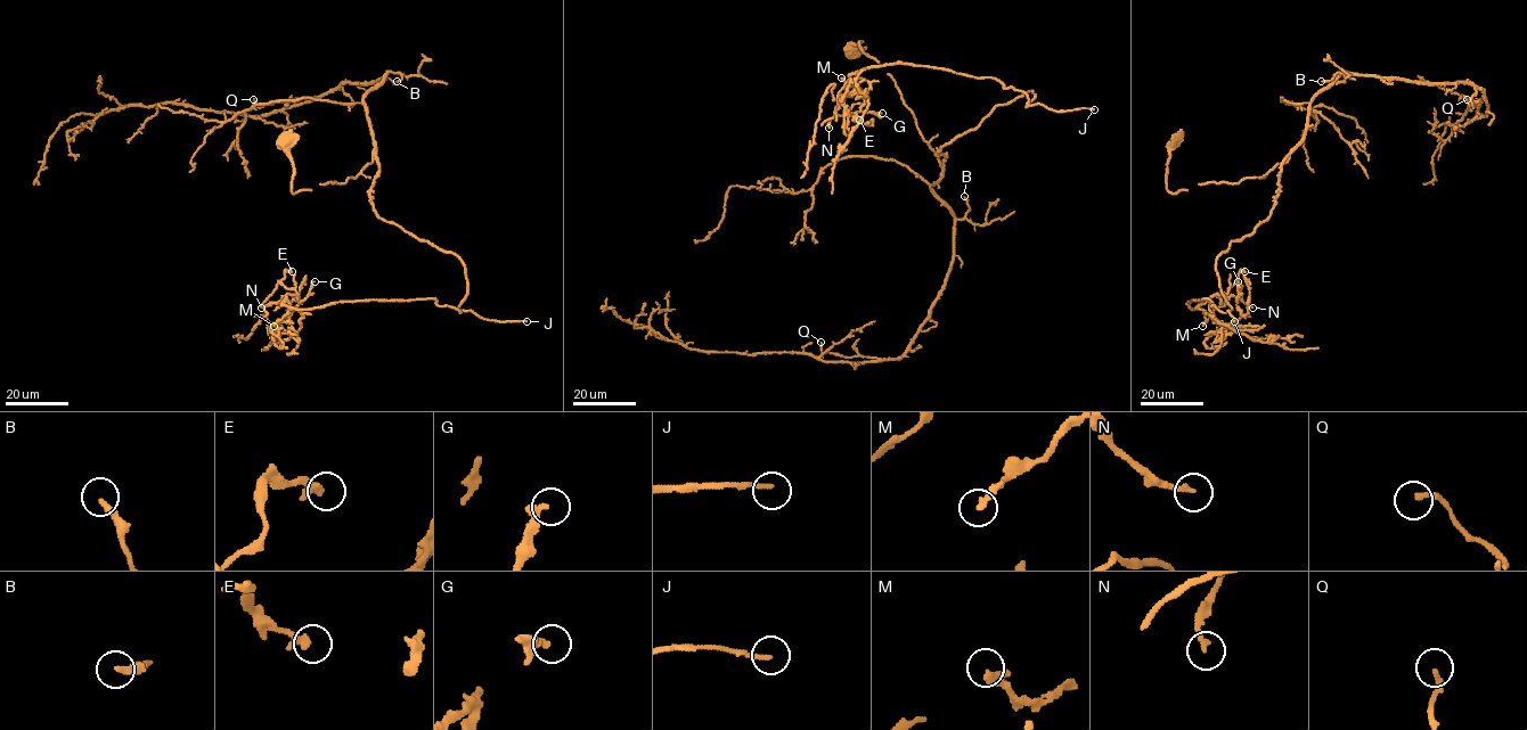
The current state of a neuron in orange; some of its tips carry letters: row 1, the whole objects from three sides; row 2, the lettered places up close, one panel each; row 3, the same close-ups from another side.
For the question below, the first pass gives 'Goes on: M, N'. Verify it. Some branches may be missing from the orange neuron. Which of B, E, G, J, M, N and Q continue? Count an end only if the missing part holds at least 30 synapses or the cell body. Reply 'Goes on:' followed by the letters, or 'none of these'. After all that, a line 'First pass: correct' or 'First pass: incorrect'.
Goes on: J, M, N
First pass: incorrect

